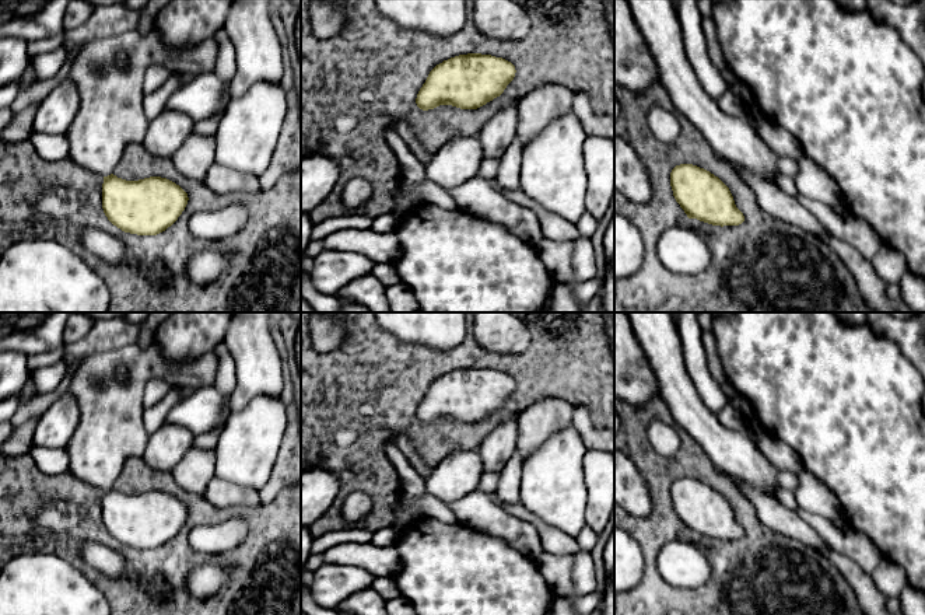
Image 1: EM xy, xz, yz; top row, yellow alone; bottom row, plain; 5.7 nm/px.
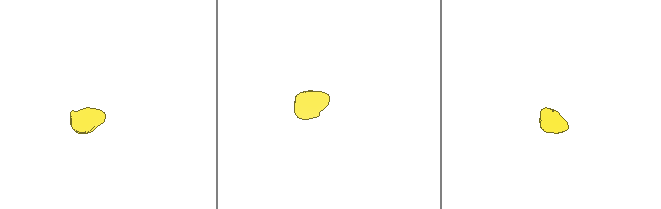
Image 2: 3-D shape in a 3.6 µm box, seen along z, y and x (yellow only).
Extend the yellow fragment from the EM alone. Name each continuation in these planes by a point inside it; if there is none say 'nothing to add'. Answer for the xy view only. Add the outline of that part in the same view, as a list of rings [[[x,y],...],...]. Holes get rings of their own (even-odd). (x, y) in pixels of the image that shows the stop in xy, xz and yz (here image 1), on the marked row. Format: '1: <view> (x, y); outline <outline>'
1: xy (111, 115); outline [[[153,25],[147,32],[123,32],[116,36],[94,39],[74,53],[67,80],[71,80],[80,94],[80,108],[71,122],[66,137],[70,158],[81,168],[98,177],[113,174],[127,144],[143,144],[148,120],[144,115],[144,71],[151,64],[162,64],[171,71],[183,71],[190,76],[213,71],[216,69],[218,45],[206,39],[186,49],[167,46],[160,31]],[[123,50],[129,64],[118,64],[118,53]]]

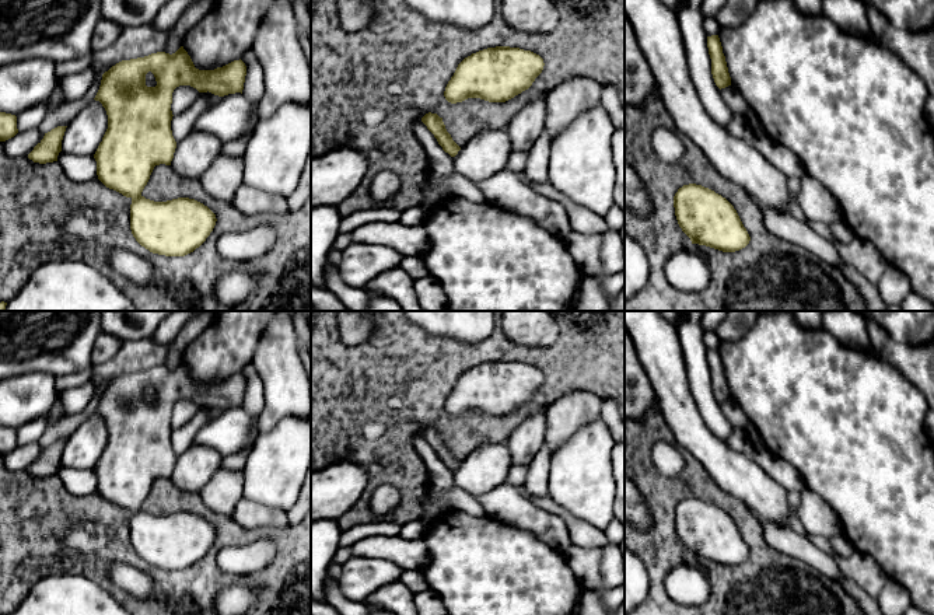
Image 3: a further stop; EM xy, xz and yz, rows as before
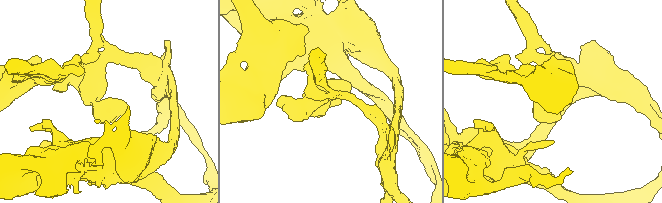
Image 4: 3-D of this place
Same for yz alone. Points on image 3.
nothing to add

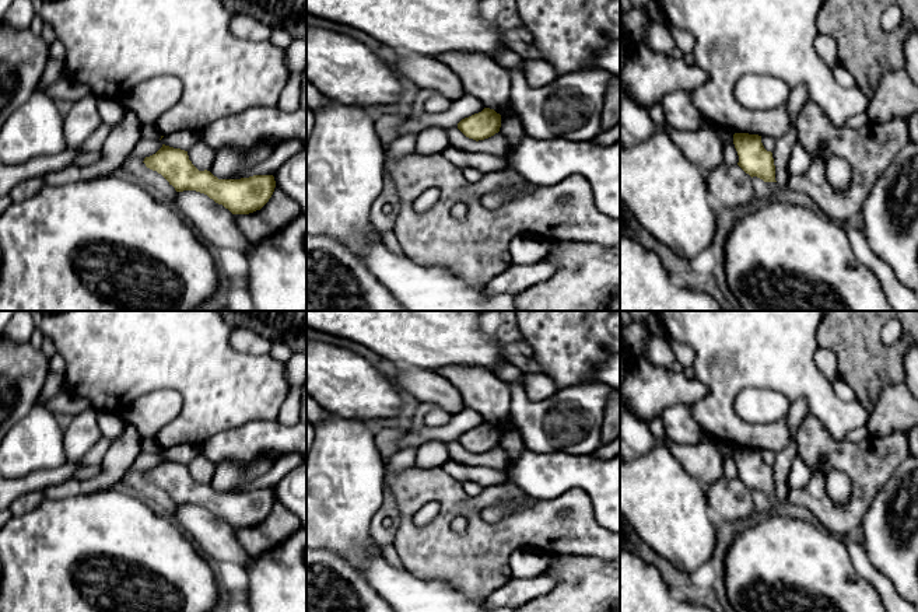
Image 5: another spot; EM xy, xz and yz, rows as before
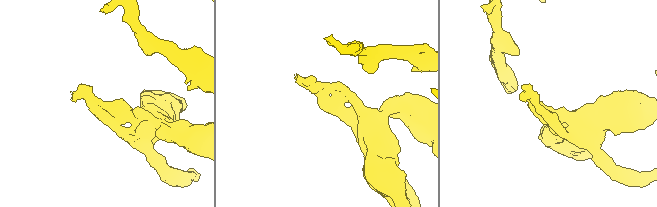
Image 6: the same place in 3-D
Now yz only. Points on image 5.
1: yz (768, 142); outline [[[761,136],[761,143],[763,143],[764,148],[771,153],[775,150],[775,140],[777,139],[771,137],[771,136]]]

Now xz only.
1: xz (497, 144); outline [[[458,127],[448,129],[449,146],[467,153],[487,153],[491,155],[507,157],[508,143],[505,136],[498,132],[484,140],[466,137]]]

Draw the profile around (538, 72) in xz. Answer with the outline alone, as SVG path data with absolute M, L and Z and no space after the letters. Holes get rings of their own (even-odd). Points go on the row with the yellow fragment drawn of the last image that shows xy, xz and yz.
M525 59L525 77L530 87L539 88L551 83L558 74L544 59Z

